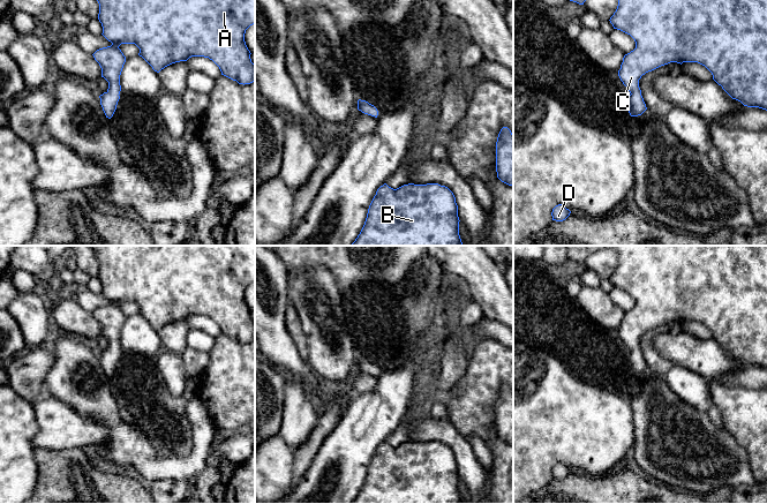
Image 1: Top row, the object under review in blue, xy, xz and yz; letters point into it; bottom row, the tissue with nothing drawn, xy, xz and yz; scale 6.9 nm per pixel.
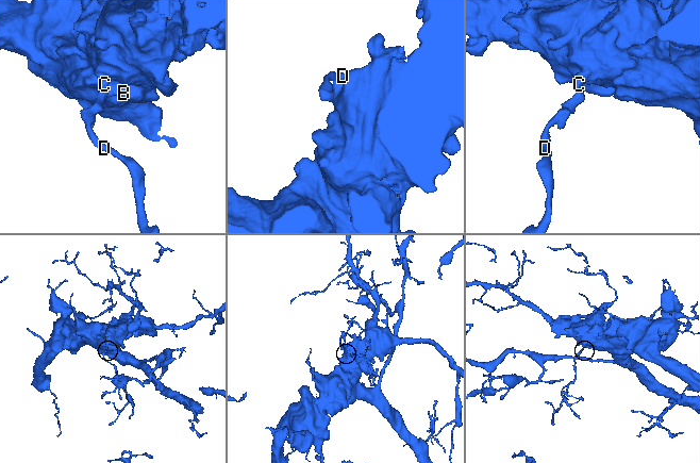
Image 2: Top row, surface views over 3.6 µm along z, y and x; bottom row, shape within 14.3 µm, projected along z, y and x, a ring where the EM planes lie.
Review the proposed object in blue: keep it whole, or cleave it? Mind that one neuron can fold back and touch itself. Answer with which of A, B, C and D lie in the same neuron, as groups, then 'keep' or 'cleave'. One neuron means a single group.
A B C D | keep

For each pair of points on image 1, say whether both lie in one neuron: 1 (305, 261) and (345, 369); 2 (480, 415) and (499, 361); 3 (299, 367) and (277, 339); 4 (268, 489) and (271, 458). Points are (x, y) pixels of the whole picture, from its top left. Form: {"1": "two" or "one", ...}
{"1": "two", "2": "one", "3": "one", "4": "one"}

